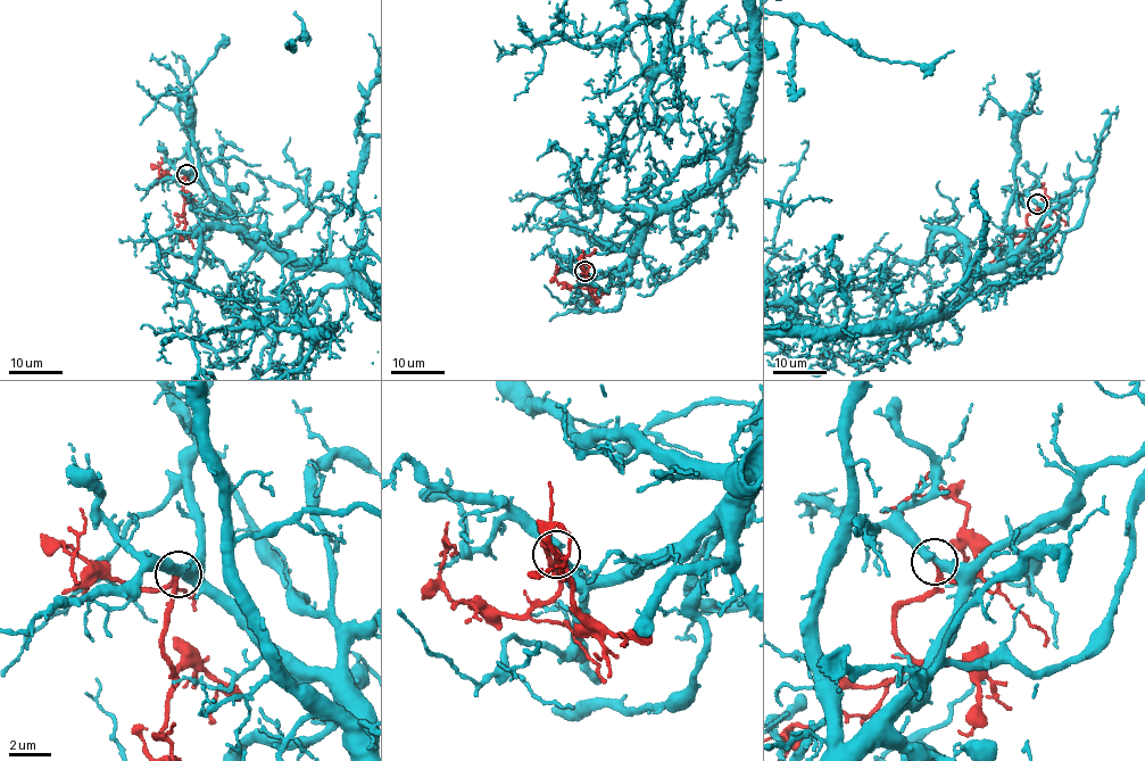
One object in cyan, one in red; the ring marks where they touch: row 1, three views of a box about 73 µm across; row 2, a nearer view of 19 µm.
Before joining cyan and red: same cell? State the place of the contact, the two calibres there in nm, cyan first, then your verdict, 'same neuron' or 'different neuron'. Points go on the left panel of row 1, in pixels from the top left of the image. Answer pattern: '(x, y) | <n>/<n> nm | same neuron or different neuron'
(187, 174) | 420/200 nm | different neuron

